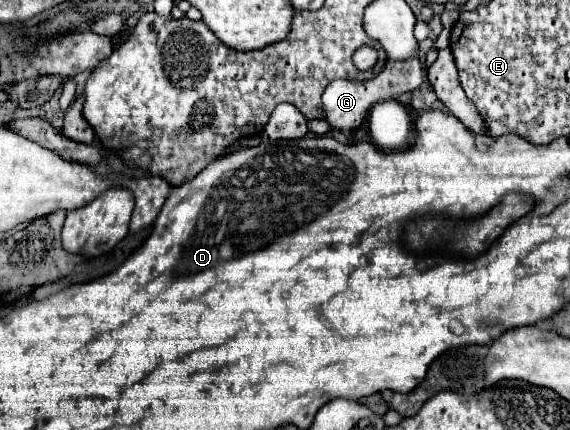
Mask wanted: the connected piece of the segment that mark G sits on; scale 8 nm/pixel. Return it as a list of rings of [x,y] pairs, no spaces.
[[[413,57],[411,61],[405,61],[405,63],[397,63],[397,61],[391,61],[385,65],[385,69],[369,79],[369,81],[331,81],[325,91],[323,91],[323,97],[321,97],[321,107],[323,107],[323,113],[325,113],[325,121],[333,127],[333,129],[355,129],[363,123],[369,107],[377,101],[387,101],[387,99],[393,99],[393,97],[399,97],[407,91],[415,91],[423,81],[423,67],[419,63],[419,57]]]

